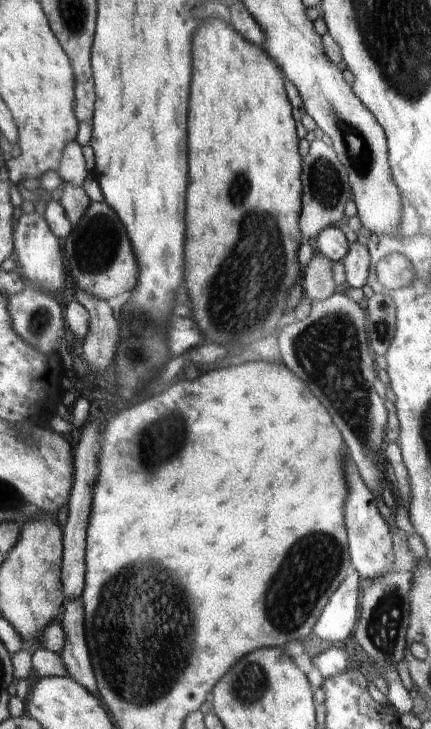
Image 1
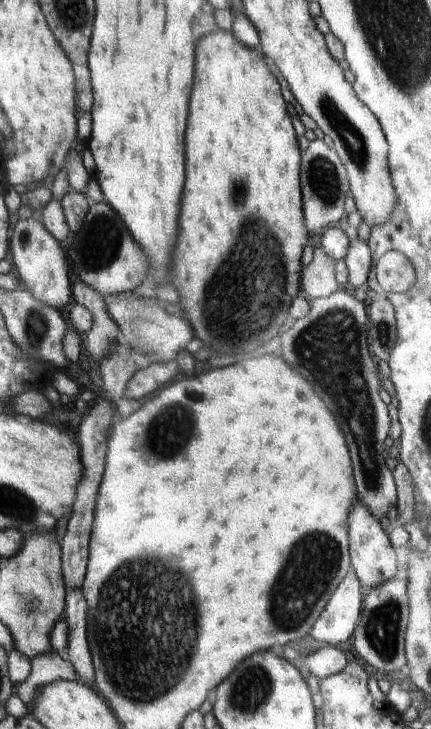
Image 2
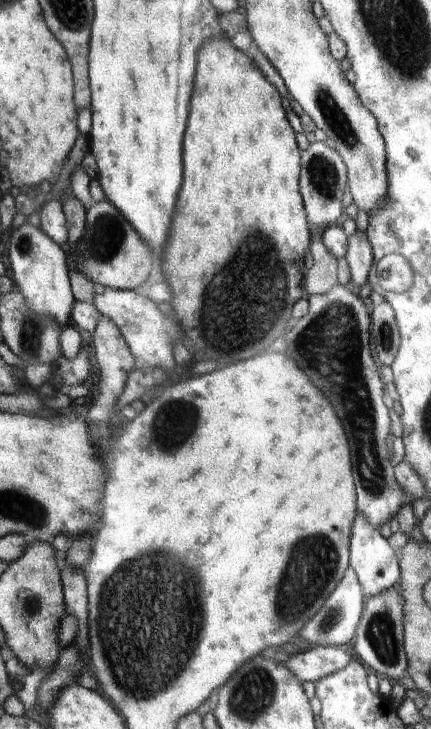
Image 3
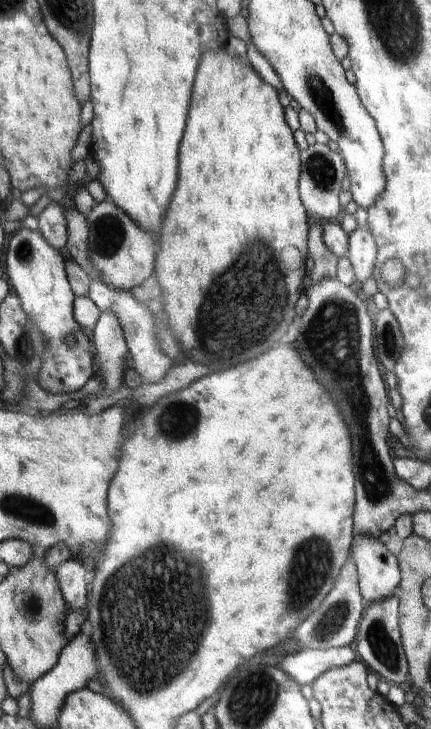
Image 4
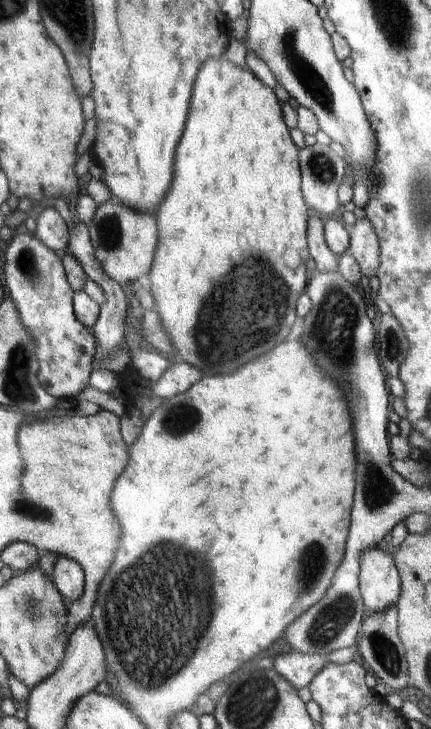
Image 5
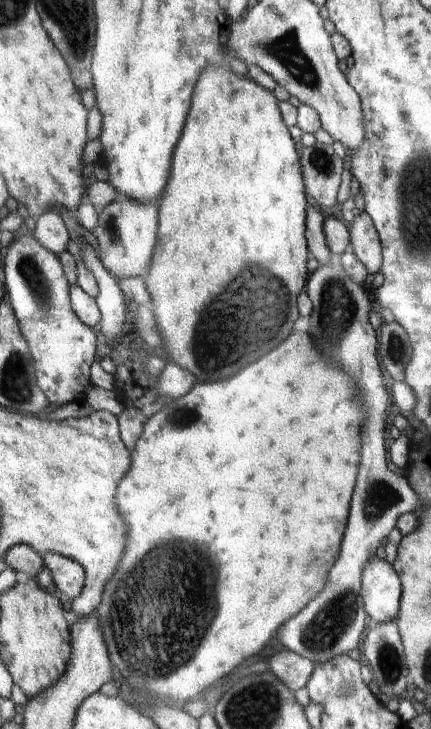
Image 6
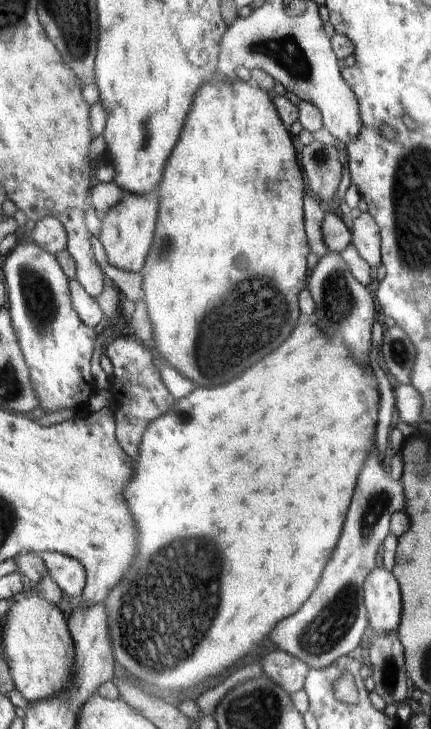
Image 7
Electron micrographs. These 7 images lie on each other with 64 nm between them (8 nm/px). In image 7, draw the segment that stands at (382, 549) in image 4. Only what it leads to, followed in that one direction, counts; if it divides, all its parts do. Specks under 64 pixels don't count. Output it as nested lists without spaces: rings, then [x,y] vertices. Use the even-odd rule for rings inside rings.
[[[383,566],[375,568],[365,581],[365,600],[373,633],[396,633],[403,614],[399,581]]]

